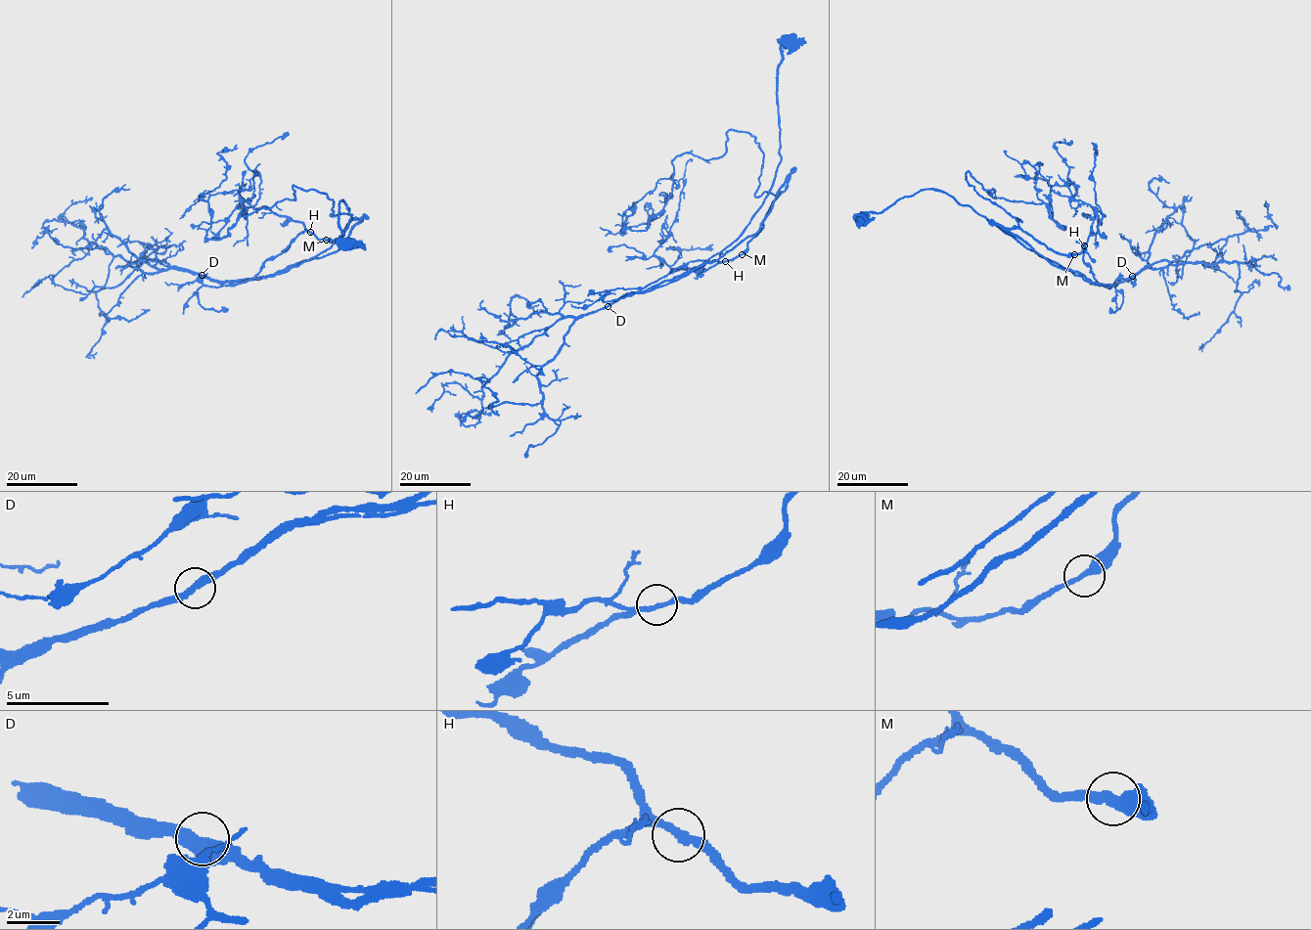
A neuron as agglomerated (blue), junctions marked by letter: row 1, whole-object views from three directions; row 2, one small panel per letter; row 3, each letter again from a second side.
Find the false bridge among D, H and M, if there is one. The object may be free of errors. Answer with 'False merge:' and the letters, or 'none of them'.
False merge: none of them

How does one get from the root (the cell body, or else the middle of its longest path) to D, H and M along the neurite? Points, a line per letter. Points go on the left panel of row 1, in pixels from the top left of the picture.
D: (355, 226), (337, 251), (288, 265), (270, 275), (234, 282), (207, 279), (202, 274)
H: (355, 226), (361, 219), (355, 218), (344, 228), (343, 234), (332, 241), (316, 238), (309, 232)
M: (355, 226), (361, 219), (355, 218), (341, 235), (332, 241), (327, 240)

